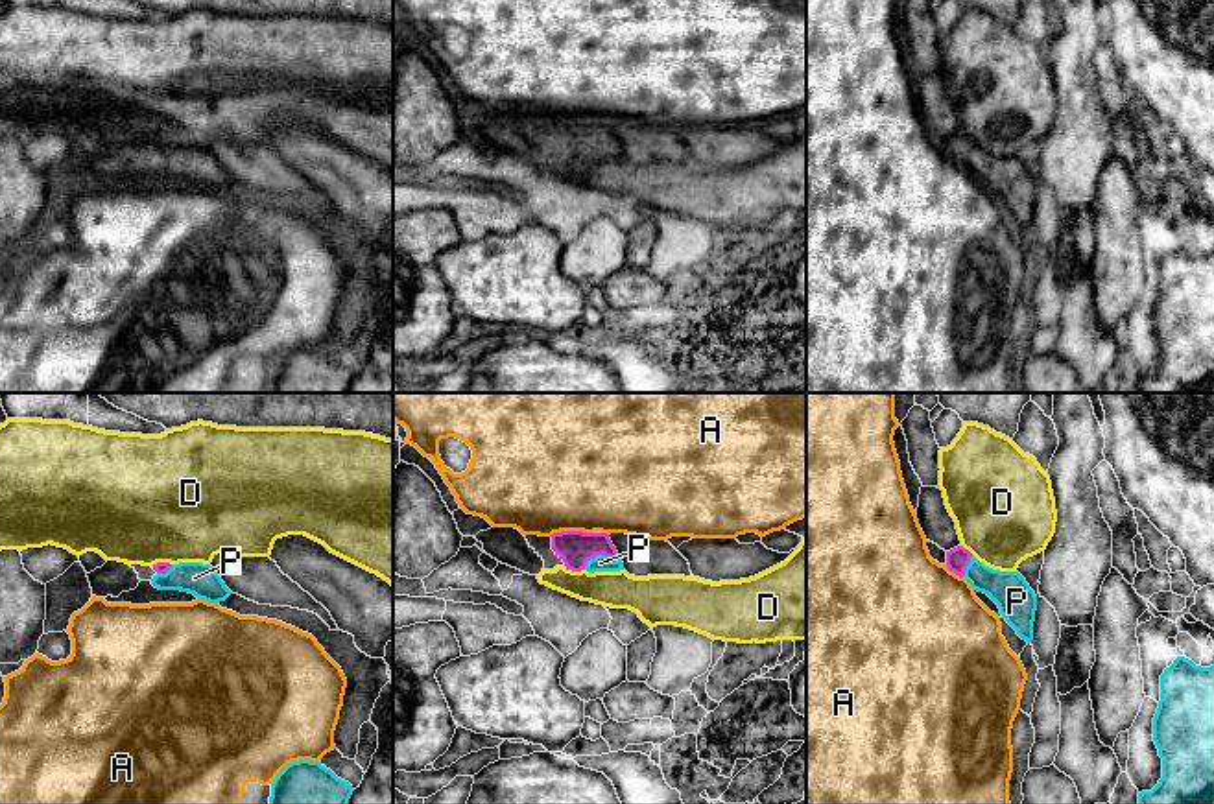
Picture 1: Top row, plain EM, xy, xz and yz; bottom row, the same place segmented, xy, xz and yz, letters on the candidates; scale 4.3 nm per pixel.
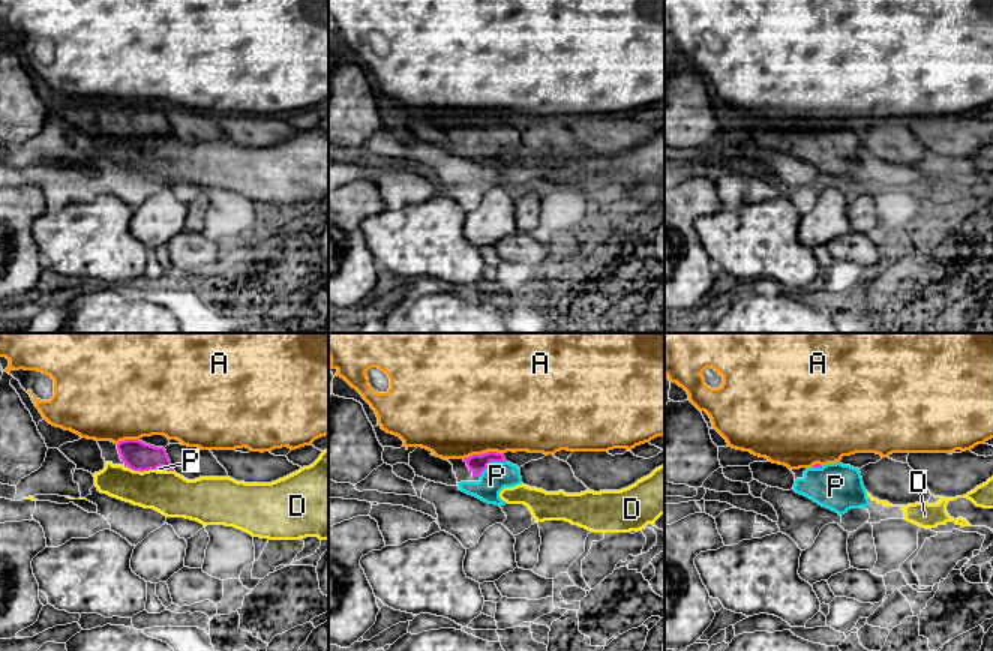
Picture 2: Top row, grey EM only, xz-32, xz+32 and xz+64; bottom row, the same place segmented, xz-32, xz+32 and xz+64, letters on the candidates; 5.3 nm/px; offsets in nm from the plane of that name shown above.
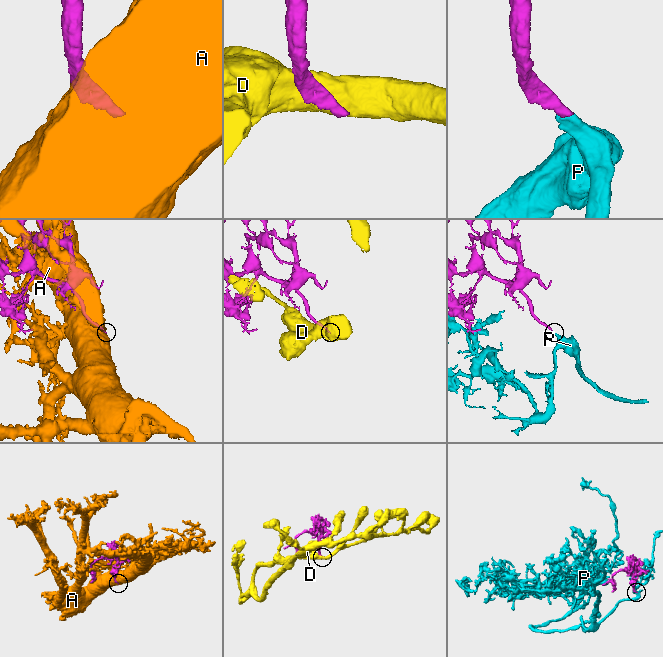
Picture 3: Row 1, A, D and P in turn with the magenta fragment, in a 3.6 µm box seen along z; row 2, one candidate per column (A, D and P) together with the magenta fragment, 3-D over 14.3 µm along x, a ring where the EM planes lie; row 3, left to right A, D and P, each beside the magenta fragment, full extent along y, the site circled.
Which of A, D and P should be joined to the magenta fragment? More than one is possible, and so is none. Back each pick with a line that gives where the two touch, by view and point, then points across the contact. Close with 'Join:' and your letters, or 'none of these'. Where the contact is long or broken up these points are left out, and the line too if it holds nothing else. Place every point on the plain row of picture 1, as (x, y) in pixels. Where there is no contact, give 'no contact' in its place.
P: meets magenta in xz at (600, 141); runs through xz (574, 135), (600, 141), (600, 150)
Join: P

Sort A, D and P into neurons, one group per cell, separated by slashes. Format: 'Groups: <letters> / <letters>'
Groups: A / D / P

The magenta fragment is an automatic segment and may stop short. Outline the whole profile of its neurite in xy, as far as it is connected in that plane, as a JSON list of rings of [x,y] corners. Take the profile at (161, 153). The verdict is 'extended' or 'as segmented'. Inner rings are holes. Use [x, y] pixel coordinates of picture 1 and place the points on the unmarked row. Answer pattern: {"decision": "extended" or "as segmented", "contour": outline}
{"decision": "extended", "contour": [[[157,149],[153,151],[157,159],[151,171],[159,177],[181,177],[194,181],[208,190],[225,188],[232,179],[225,173],[221,164],[210,151],[203,149]]]}

